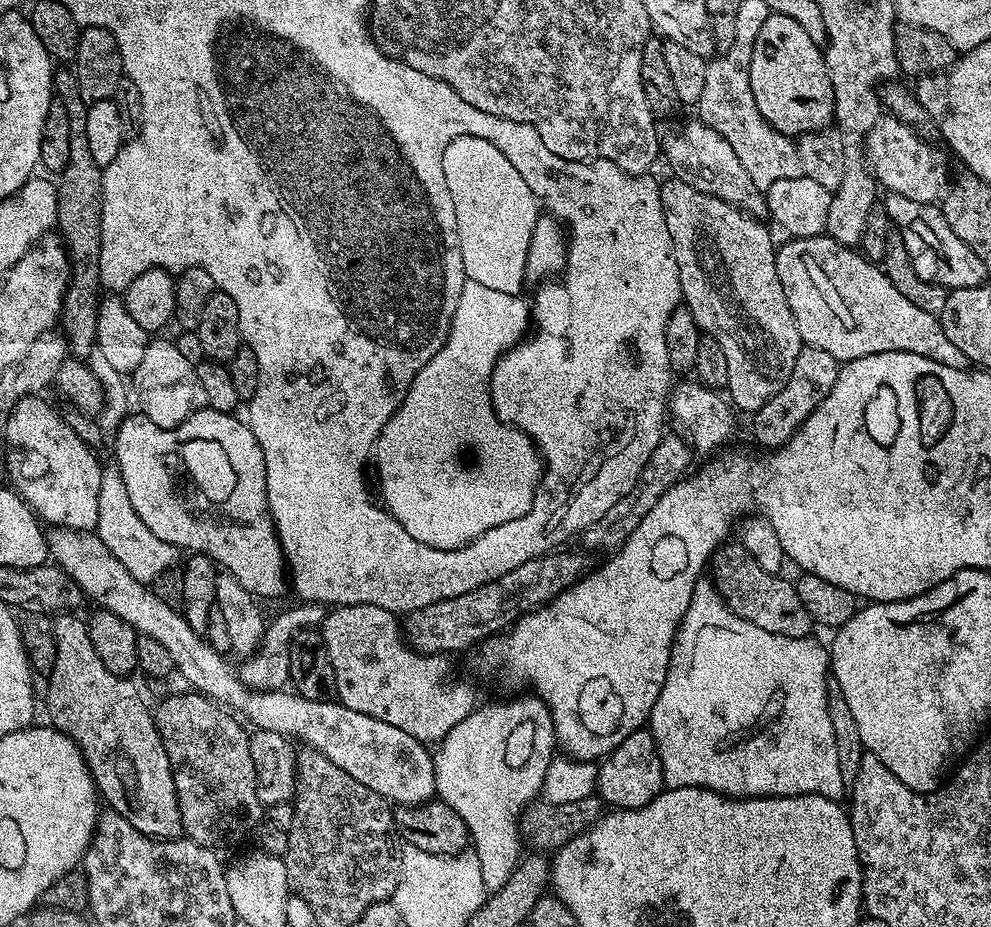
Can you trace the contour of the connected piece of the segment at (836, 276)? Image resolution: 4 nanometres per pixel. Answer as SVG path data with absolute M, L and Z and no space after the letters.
M827 234L783 242L776 250L778 278L794 314L794 326L807 347L826 350L837 362L866 358L866 354L905 352L922 354L942 366L969 367L966 354L946 338L939 316L918 310L910 298L898 294L879 263Z

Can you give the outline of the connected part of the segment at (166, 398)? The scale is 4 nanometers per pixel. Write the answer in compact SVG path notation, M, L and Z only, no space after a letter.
M153 339L146 354L142 354L142 362L138 362L136 369L131 372L130 380L140 399L139 411L159 428L176 428L183 420L205 407L204 391L198 382L196 365L186 362L171 339Z

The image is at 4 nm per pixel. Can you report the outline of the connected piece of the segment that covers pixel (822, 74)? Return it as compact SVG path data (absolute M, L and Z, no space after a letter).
M769 14L766 22L762 22L762 30L758 30L758 38L754 38L750 54L750 90L754 90L754 102L762 118L766 118L774 131L789 138L799 137L809 130L827 129L836 115L834 86L830 82L821 45L816 44L794 18L786 18L786 14Z

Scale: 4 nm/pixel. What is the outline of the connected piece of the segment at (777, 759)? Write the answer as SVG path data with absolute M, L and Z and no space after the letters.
M701 578L690 598L690 606L677 627L670 666L666 670L666 682L658 694L658 702L654 702L650 717L650 731L658 746L665 785L670 788L708 788L712 792L733 798L818 794L837 802L843 801L846 786L842 782L842 774L838 774L838 749L834 747L834 726L830 726L828 709L829 687L830 652L825 645L823 648L816 638L803 636L791 640L782 634L770 634L770 630L762 630L762 626L754 626L754 622L740 618L728 609L727 602L720 597L720 591L711 579Z

